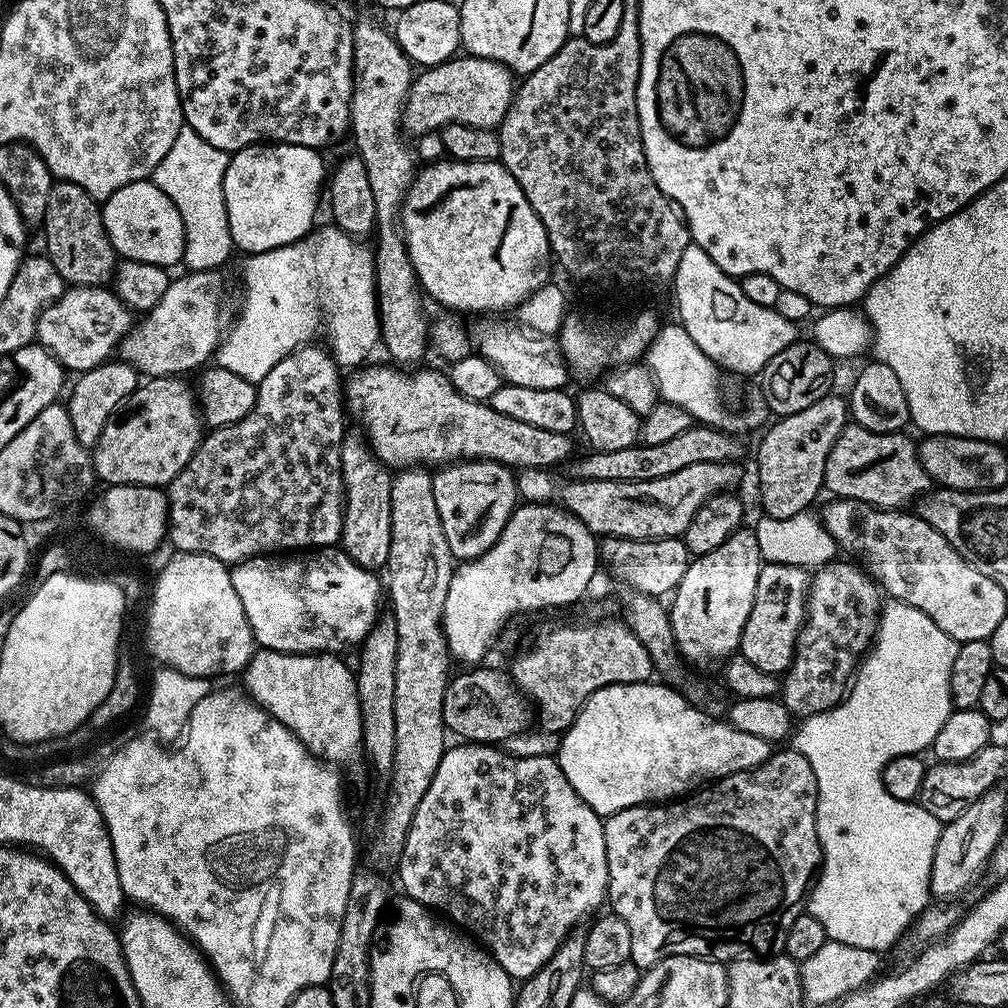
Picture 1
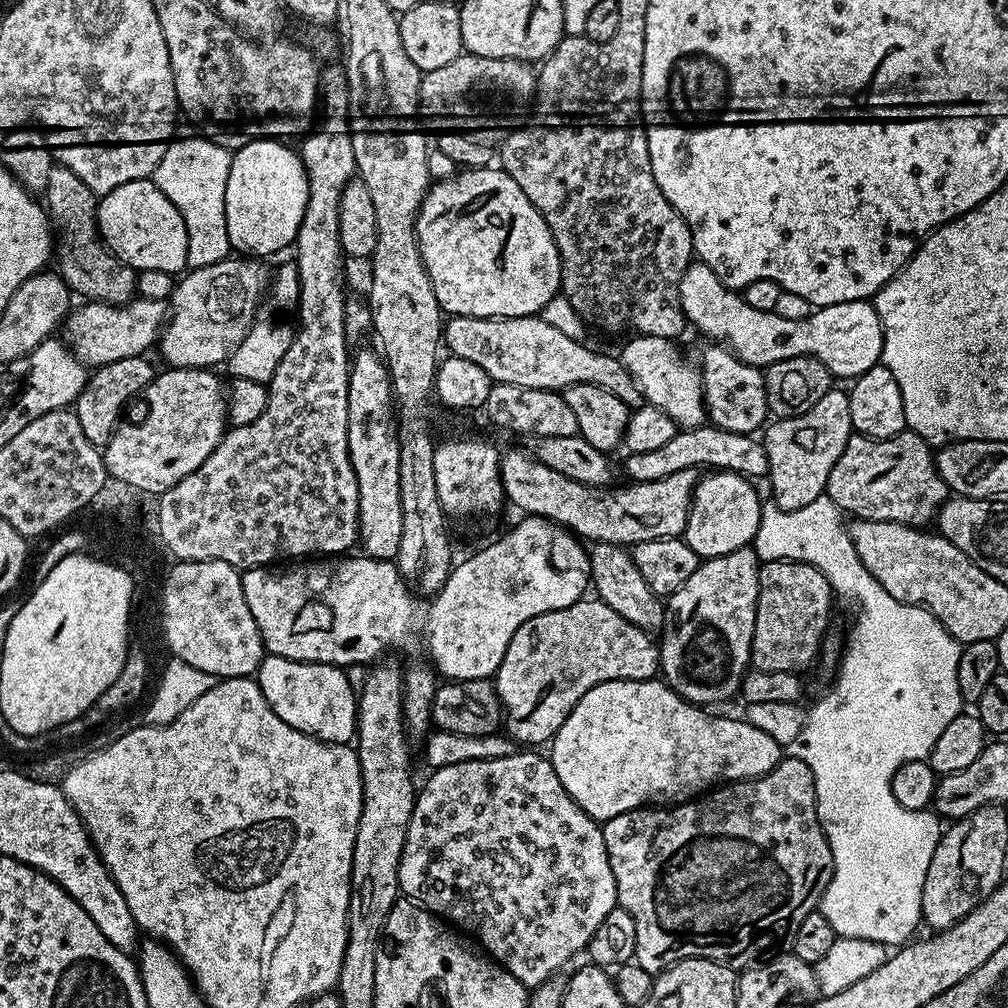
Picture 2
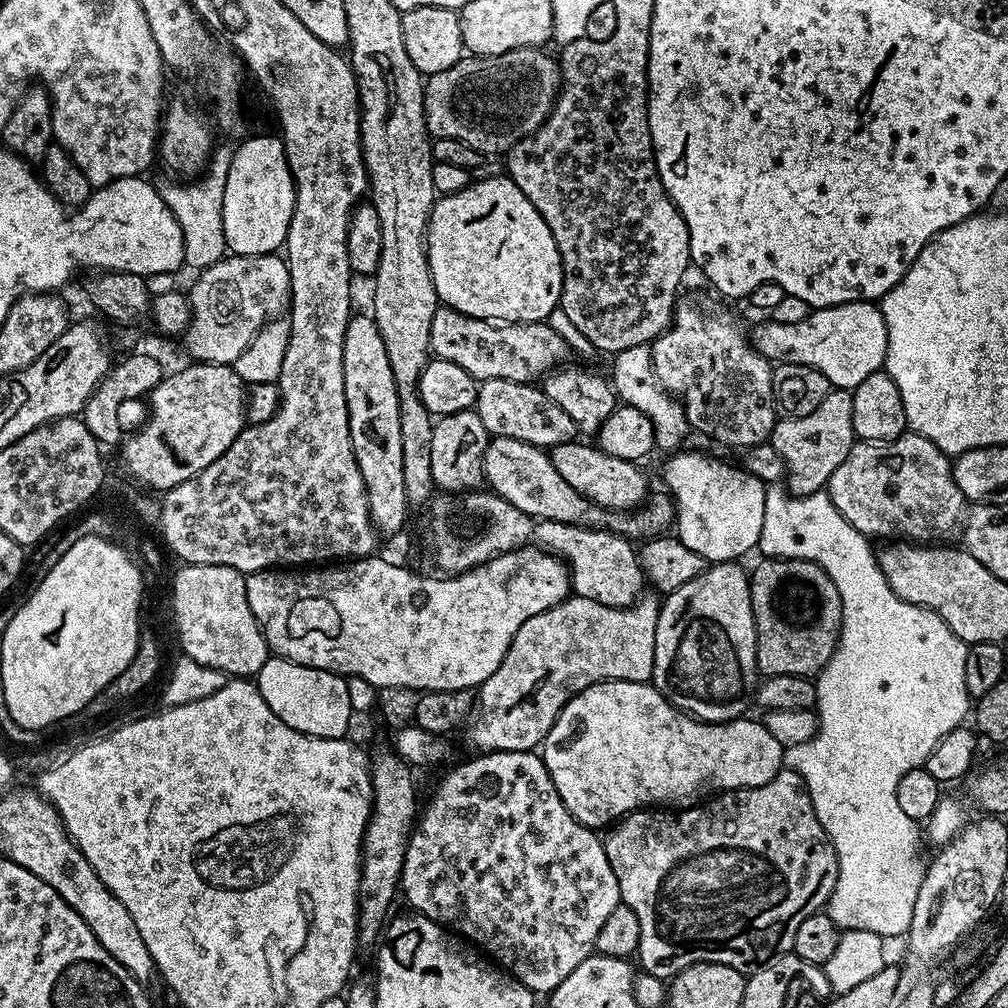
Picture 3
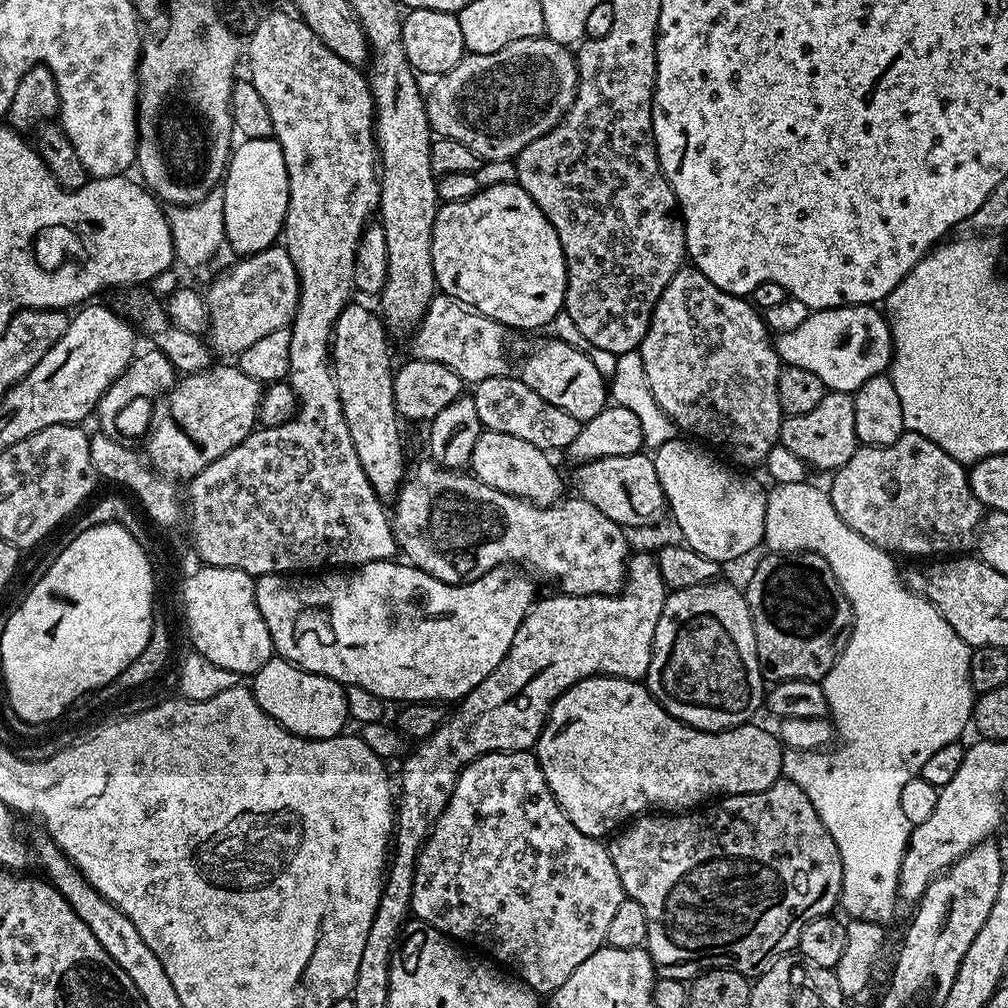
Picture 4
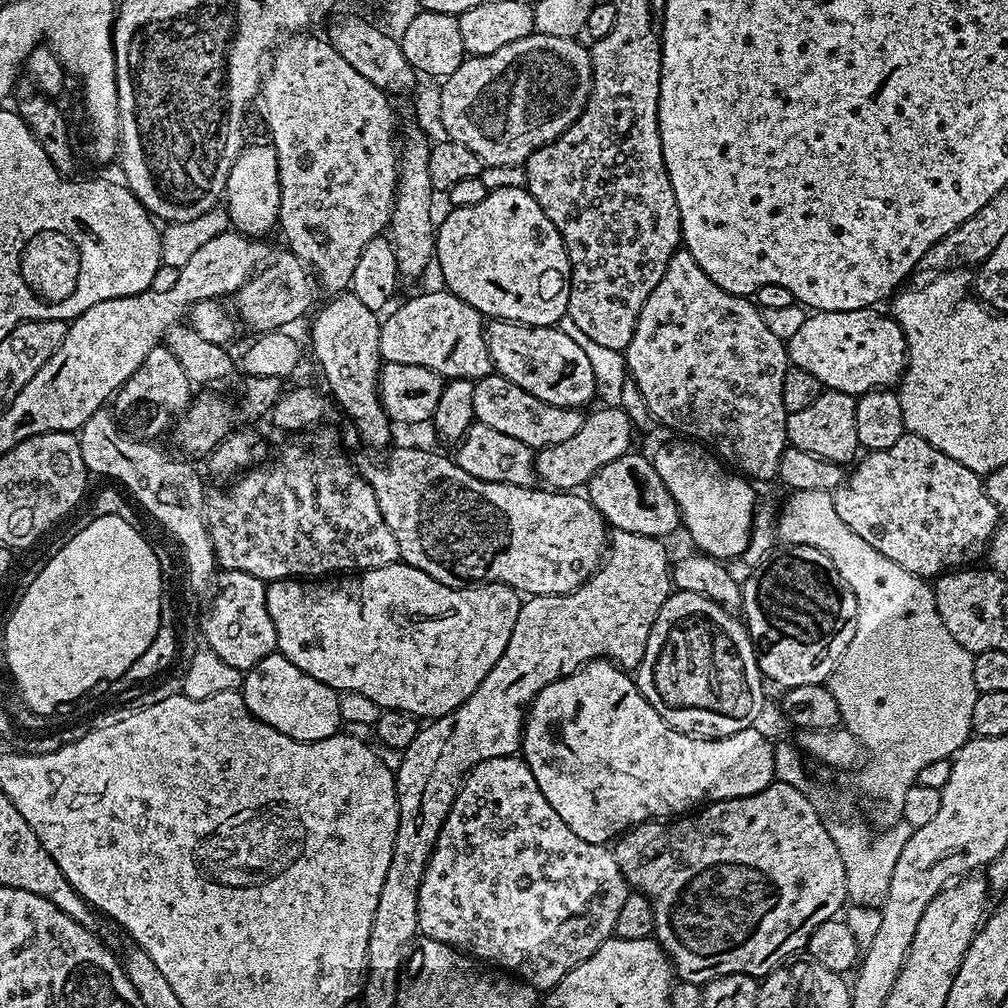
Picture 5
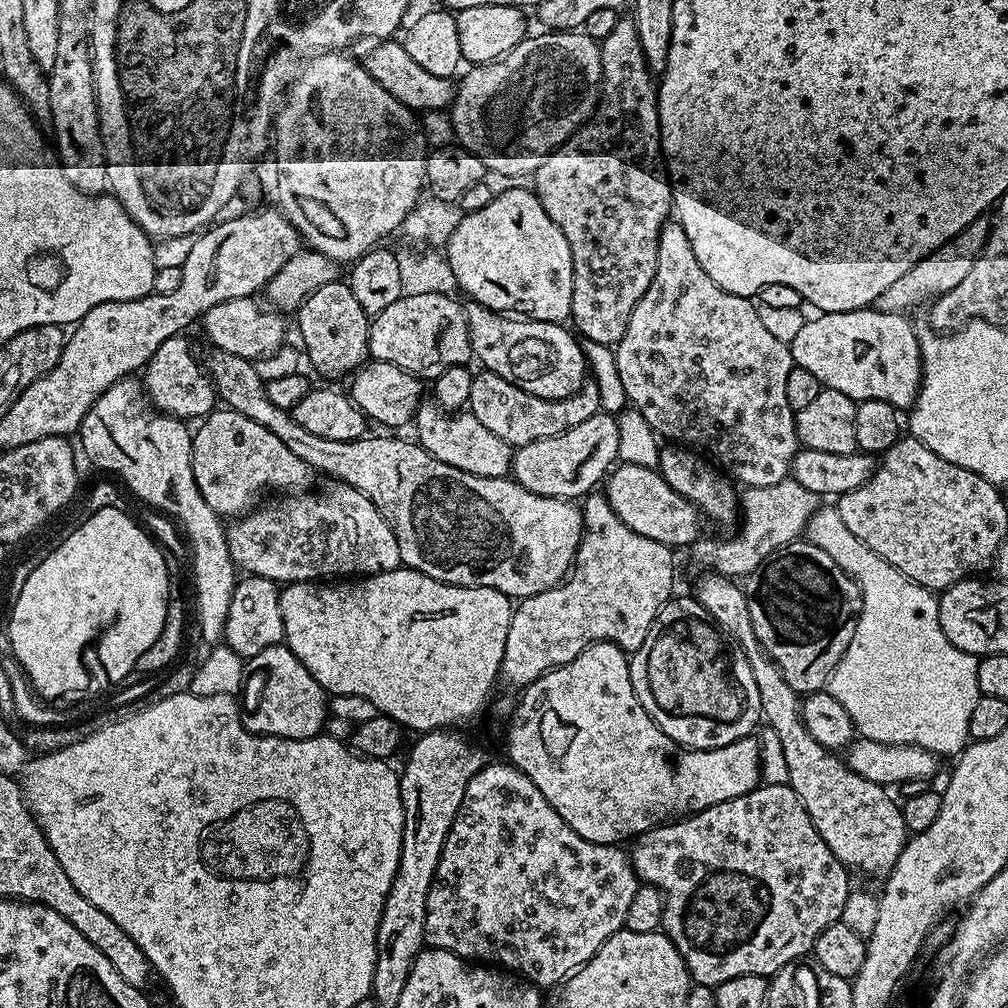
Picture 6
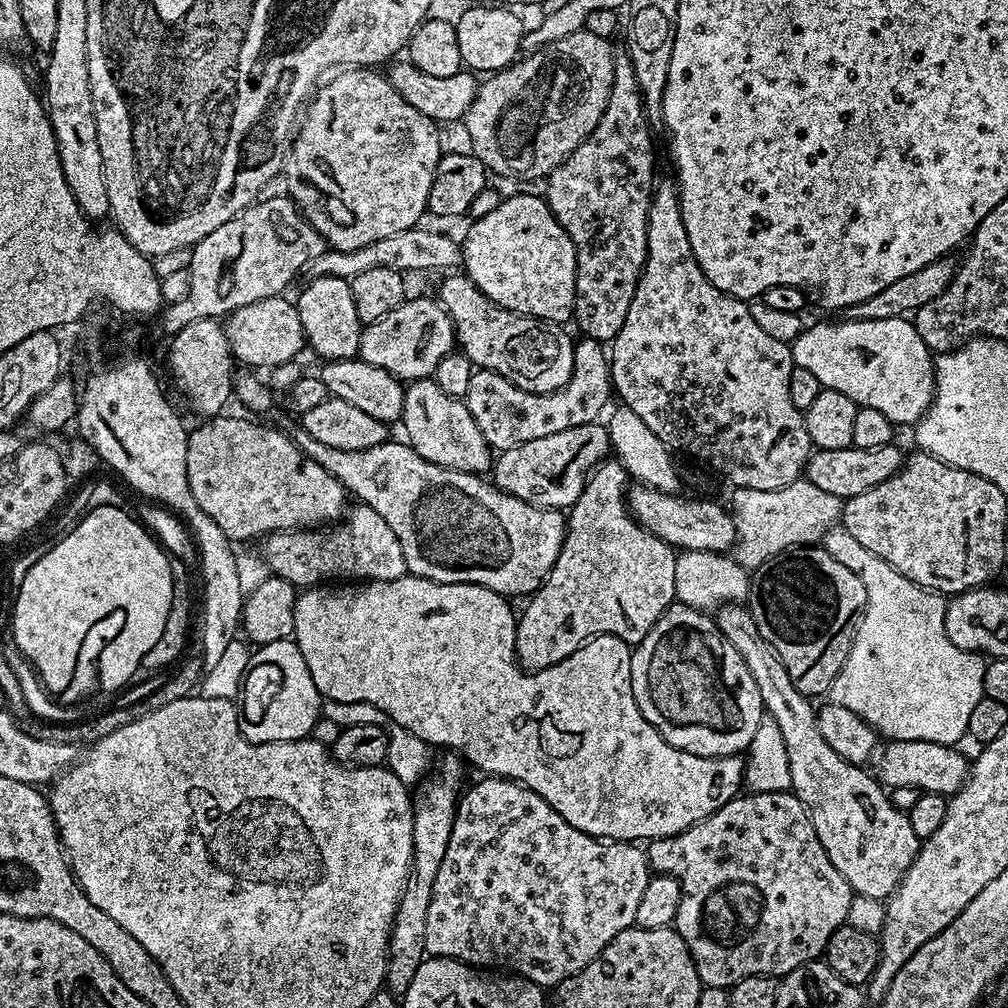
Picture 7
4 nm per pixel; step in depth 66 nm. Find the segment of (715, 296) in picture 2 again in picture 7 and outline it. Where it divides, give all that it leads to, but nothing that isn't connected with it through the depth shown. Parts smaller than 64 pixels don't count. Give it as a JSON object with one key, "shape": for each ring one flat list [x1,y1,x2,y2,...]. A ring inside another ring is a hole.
{"shape":[[903,316,881,320,841,319,839,323,805,327,799,338,790,345,793,365,810,370,810,374,818,378,821,388,838,390,838,394,846,394,846,398,853,400,857,406,886,414,894,426,915,425,916,421,924,417,936,394,934,356,928,351,926,342,922,342,915,323]]}

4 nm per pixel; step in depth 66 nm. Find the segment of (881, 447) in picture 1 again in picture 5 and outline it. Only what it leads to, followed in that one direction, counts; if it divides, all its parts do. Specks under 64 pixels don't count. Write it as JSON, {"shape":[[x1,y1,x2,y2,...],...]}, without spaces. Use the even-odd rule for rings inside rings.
{"shape":[[911,434,898,438,894,446,868,452,865,457,845,475,844,481,832,493,832,501,838,518,842,518,858,538,874,546,878,554,886,554,890,562,898,562,902,570,915,576,939,578,945,572,975,565,979,561,976,559,987,553,1002,517,994,502,990,502,990,494,986,494,981,473,962,466,962,462,954,462,954,458,930,446,926,438]]}

